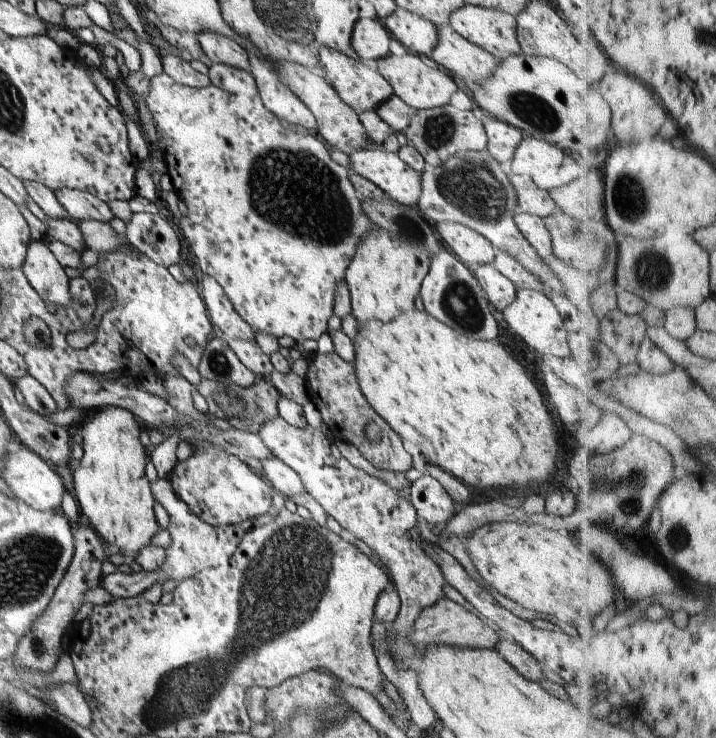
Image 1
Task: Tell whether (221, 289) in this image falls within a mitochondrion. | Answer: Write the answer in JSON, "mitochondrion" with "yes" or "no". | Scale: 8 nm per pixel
{"mitochondrion":"no"}

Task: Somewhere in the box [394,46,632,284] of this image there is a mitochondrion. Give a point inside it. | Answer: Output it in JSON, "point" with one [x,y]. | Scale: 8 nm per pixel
{"point":[476,191]}

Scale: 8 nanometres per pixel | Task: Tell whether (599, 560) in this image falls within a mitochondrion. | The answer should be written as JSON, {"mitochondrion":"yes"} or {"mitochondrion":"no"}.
{"mitochondrion":"no"}

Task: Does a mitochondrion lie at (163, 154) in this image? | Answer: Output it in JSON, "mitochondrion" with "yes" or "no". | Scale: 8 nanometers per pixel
{"mitochondrion":"no"}

